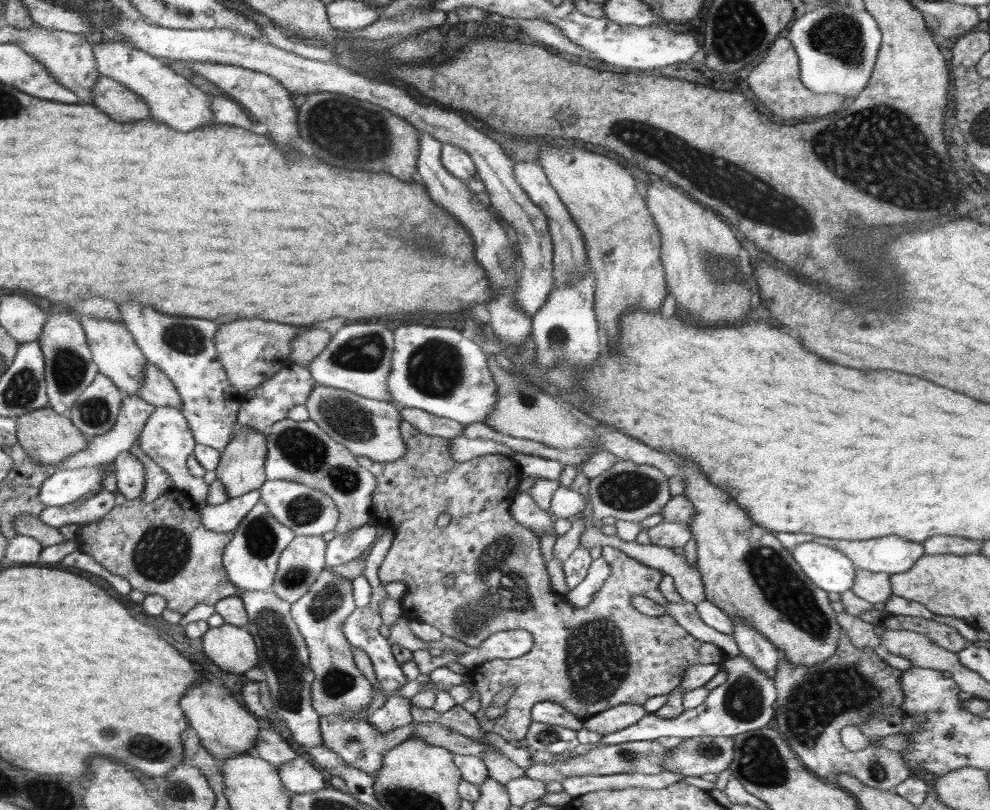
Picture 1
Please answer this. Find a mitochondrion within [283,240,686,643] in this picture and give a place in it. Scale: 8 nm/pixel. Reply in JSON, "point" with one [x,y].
{"point":[505,588]}

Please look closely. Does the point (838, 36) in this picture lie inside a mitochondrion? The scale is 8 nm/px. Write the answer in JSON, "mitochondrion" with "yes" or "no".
{"mitochondrion":"yes"}

